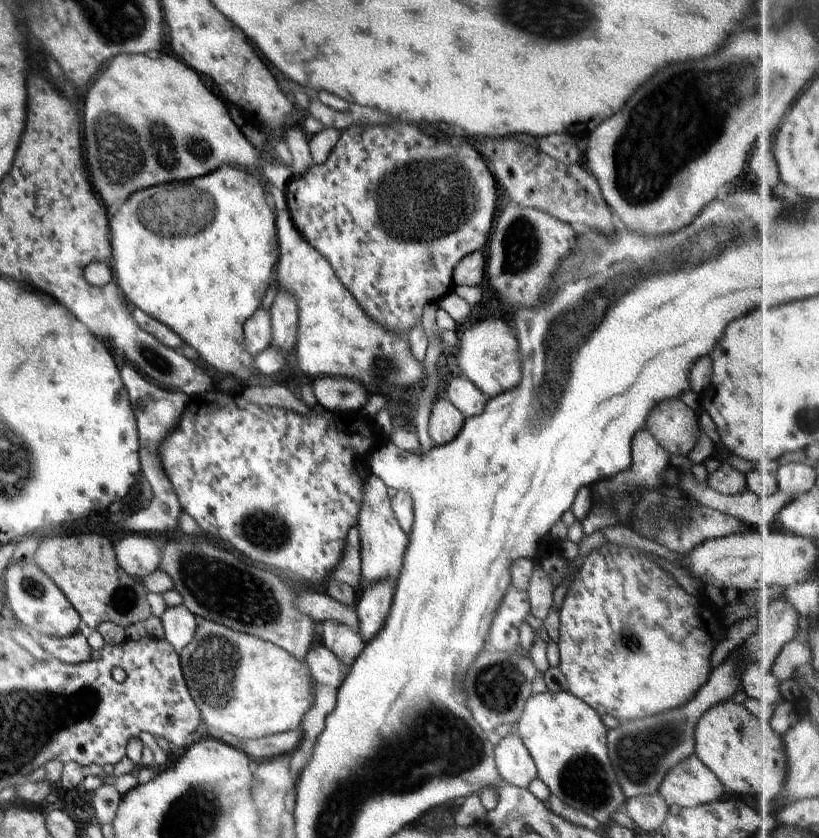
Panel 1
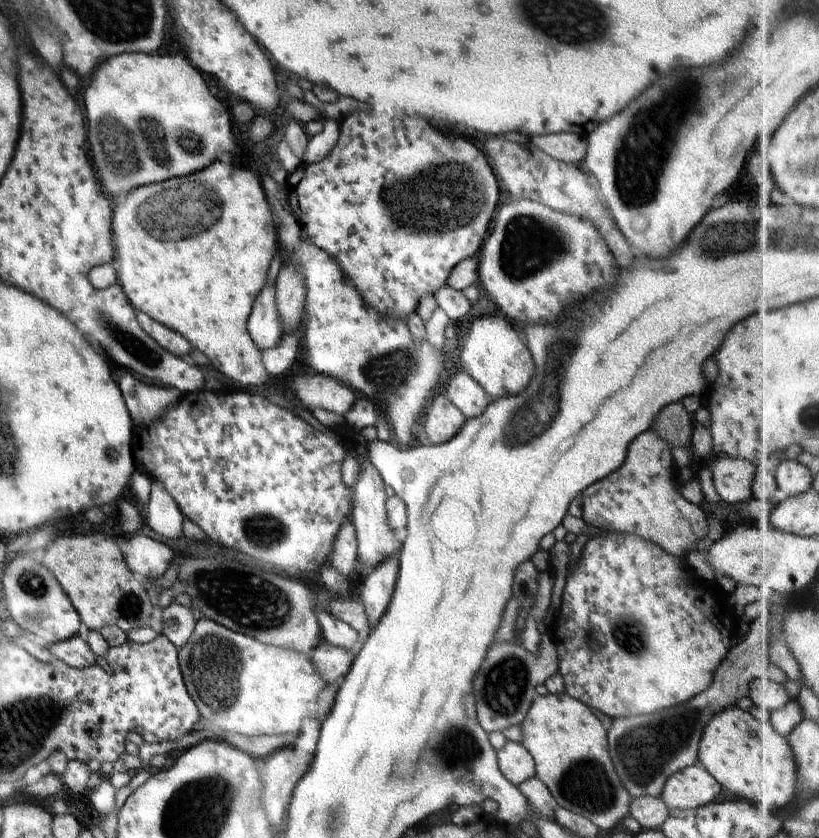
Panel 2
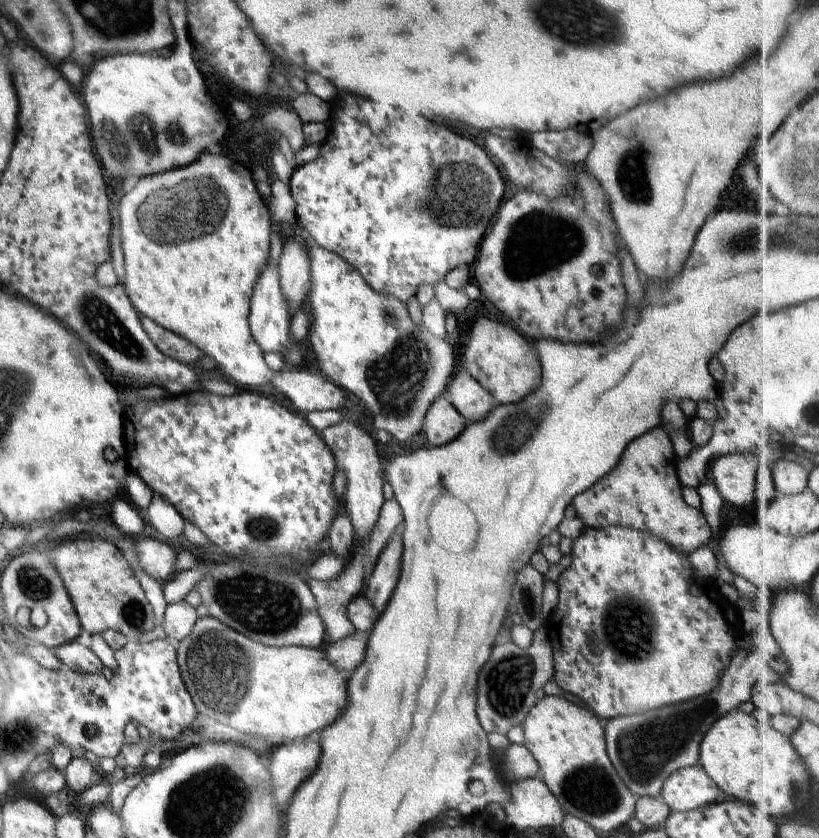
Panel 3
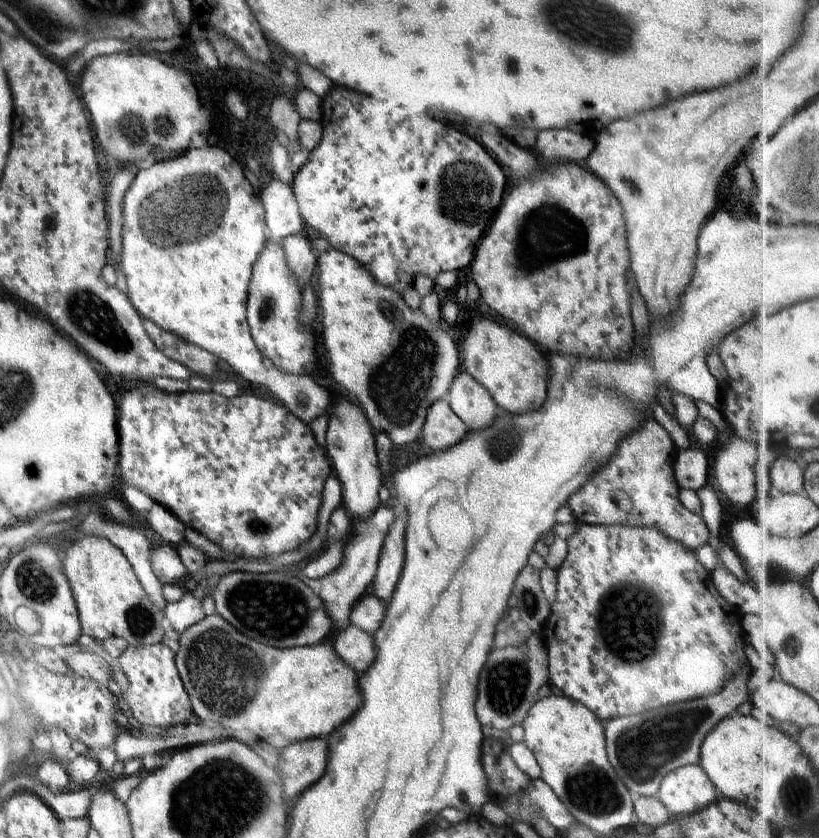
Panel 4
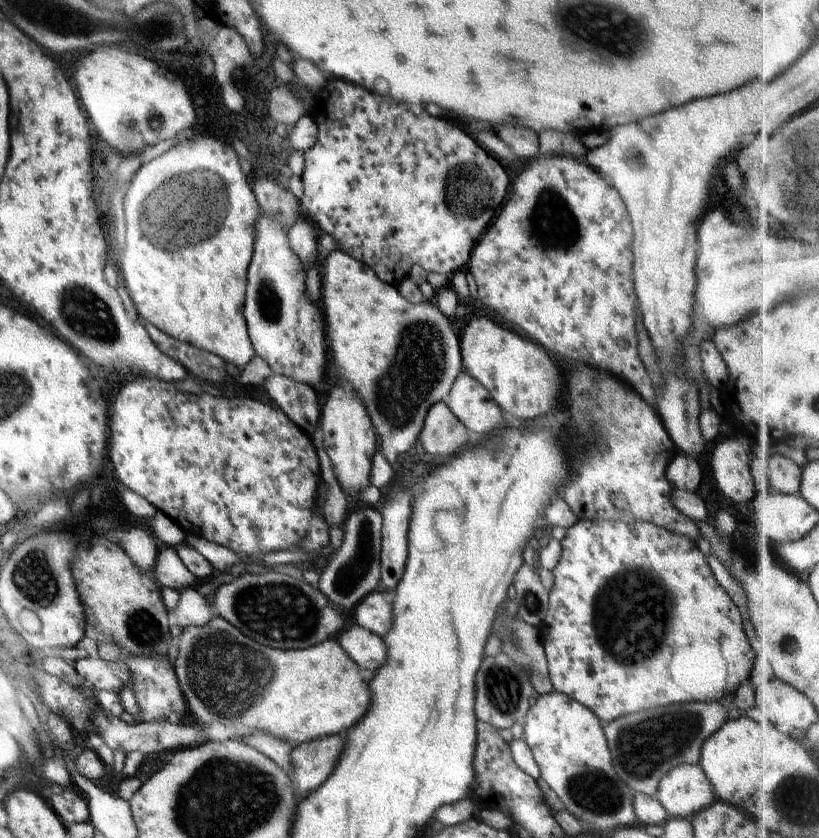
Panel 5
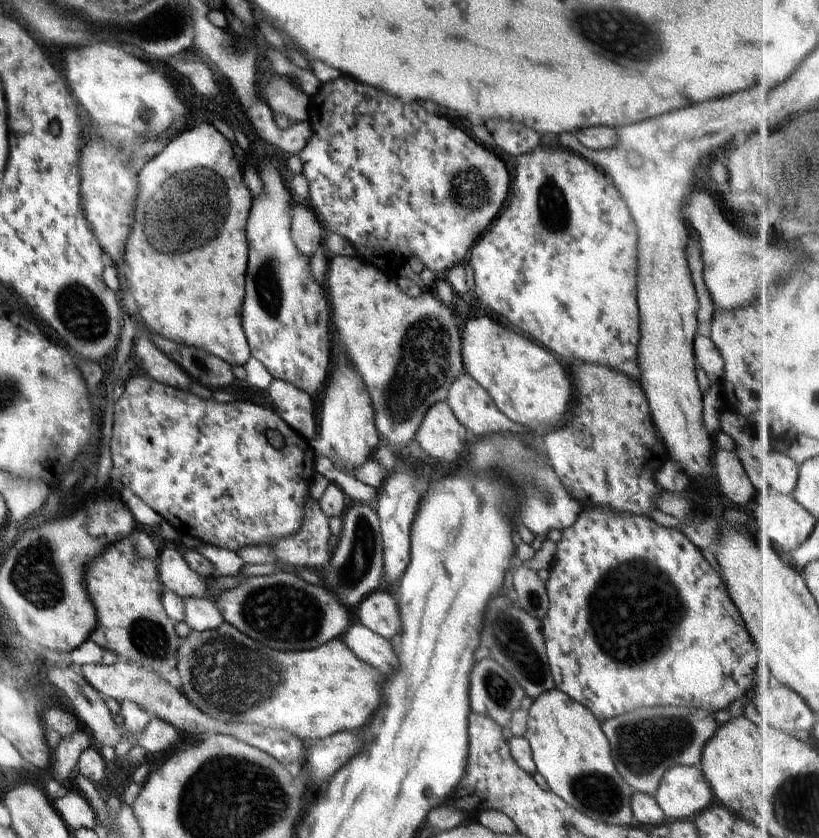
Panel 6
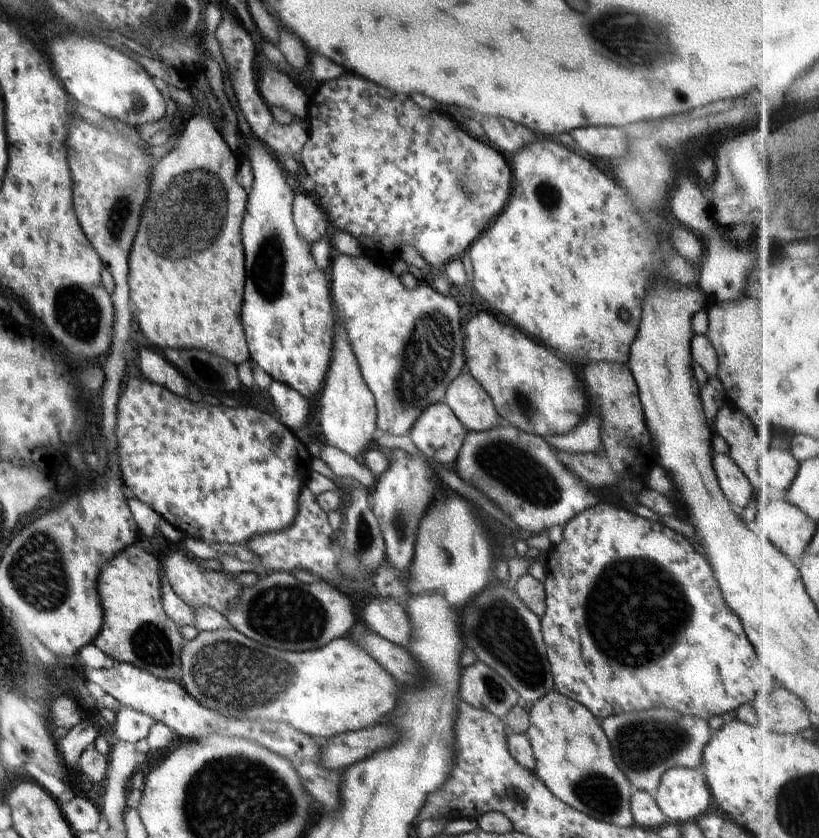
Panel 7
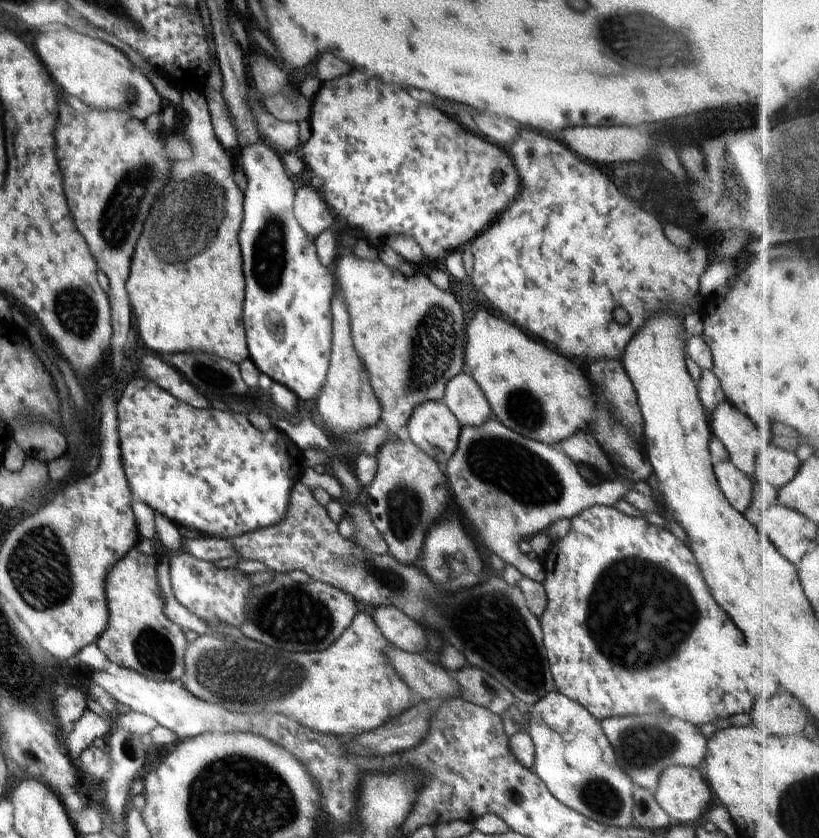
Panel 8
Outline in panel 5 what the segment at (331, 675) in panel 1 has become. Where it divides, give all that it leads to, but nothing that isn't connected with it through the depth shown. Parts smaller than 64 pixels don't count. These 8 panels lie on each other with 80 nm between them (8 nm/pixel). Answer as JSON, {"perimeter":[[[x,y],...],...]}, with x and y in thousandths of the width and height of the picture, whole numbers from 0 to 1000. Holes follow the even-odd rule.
{"perimeter":[[[432,745],[424,753],[415,754],[415,761],[411,765],[440,798],[447,797],[457,802],[471,792],[471,773],[466,764],[465,759]]]}

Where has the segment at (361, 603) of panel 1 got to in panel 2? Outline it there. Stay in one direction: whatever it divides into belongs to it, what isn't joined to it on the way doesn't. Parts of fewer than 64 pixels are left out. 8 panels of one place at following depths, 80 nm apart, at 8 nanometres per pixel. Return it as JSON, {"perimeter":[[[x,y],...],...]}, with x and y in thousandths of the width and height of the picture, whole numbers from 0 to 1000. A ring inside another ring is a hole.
{"perimeter":[[[486,663],[468,668],[458,679],[441,686],[440,716],[448,733],[453,749],[471,730],[485,693]]]}

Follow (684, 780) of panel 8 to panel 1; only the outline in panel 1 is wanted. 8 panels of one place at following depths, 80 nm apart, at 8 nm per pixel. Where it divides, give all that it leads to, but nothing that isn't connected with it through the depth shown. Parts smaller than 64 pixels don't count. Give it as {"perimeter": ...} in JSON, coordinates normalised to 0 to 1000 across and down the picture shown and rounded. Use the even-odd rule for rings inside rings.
{"perimeter":[[[850,902],[830,908],[808,932],[805,949],[819,963],[849,963],[888,949],[877,927]]]}

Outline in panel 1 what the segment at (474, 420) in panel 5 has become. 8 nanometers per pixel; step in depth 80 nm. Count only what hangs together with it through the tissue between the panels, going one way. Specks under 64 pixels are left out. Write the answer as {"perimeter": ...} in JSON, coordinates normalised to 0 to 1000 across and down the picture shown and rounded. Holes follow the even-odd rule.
{"perimeter":[[[552,451],[545,463],[545,475],[568,496],[580,498],[591,492],[596,474],[571,451]]]}

